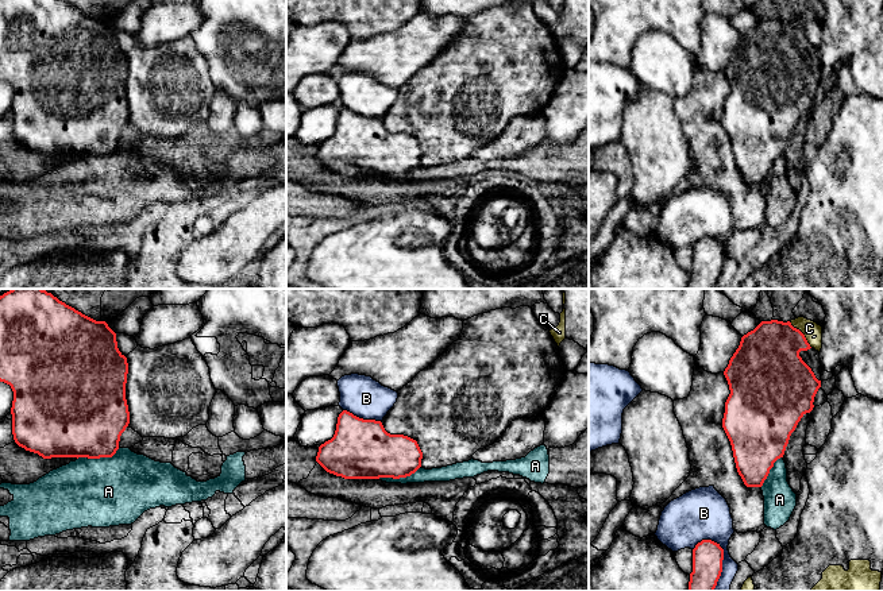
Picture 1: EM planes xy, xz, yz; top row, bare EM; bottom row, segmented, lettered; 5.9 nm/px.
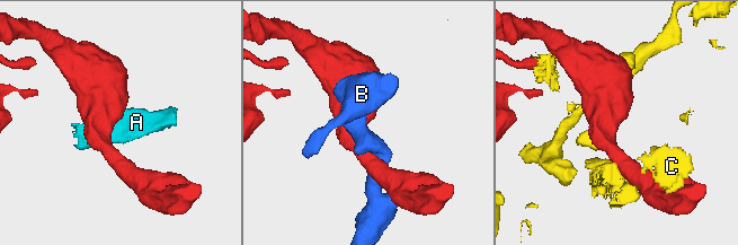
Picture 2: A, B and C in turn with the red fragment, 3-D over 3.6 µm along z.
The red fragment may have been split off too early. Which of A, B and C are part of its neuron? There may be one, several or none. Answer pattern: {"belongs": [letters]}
{"belongs": []}

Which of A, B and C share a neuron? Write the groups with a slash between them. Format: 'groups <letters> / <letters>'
groups A / B / C

